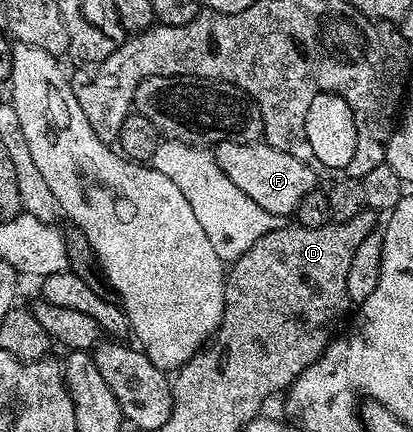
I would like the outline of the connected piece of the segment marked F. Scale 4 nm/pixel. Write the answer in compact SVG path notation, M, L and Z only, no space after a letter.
M219 141L214 146L216 163L230 179L238 191L250 195L258 207L270 211L276 217L287 218L286 215L295 214L298 203L302 203L302 195L311 189L317 188L318 175L302 159L294 159L286 151L278 151L267 143L253 143L239 145L233 141Z

